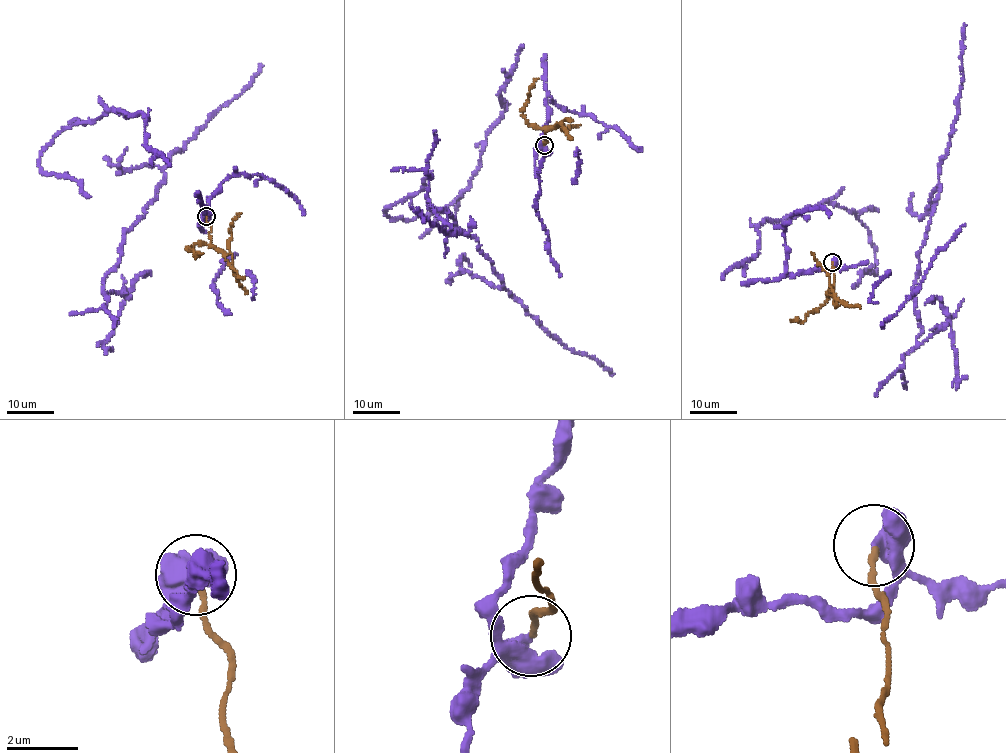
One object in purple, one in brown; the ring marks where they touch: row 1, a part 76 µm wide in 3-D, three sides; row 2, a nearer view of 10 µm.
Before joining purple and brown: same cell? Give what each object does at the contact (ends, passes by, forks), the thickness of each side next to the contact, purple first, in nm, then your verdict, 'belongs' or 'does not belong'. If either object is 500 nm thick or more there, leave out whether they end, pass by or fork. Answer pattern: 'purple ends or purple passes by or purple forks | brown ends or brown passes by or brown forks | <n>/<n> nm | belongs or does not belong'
purple passes by | brown ends | 360/150 nm | does not belong

